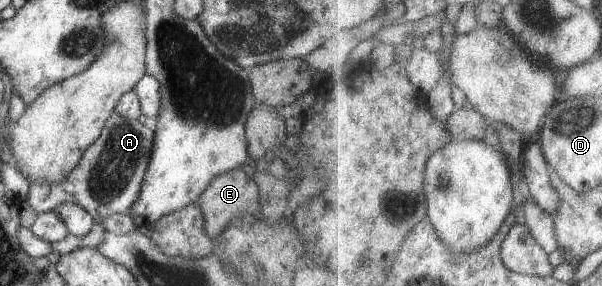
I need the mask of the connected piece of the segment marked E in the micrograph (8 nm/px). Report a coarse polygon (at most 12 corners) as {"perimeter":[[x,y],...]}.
{"perimeter":[[242,166],[211,178],[197,202],[217,236],[244,213],[261,214]]}

